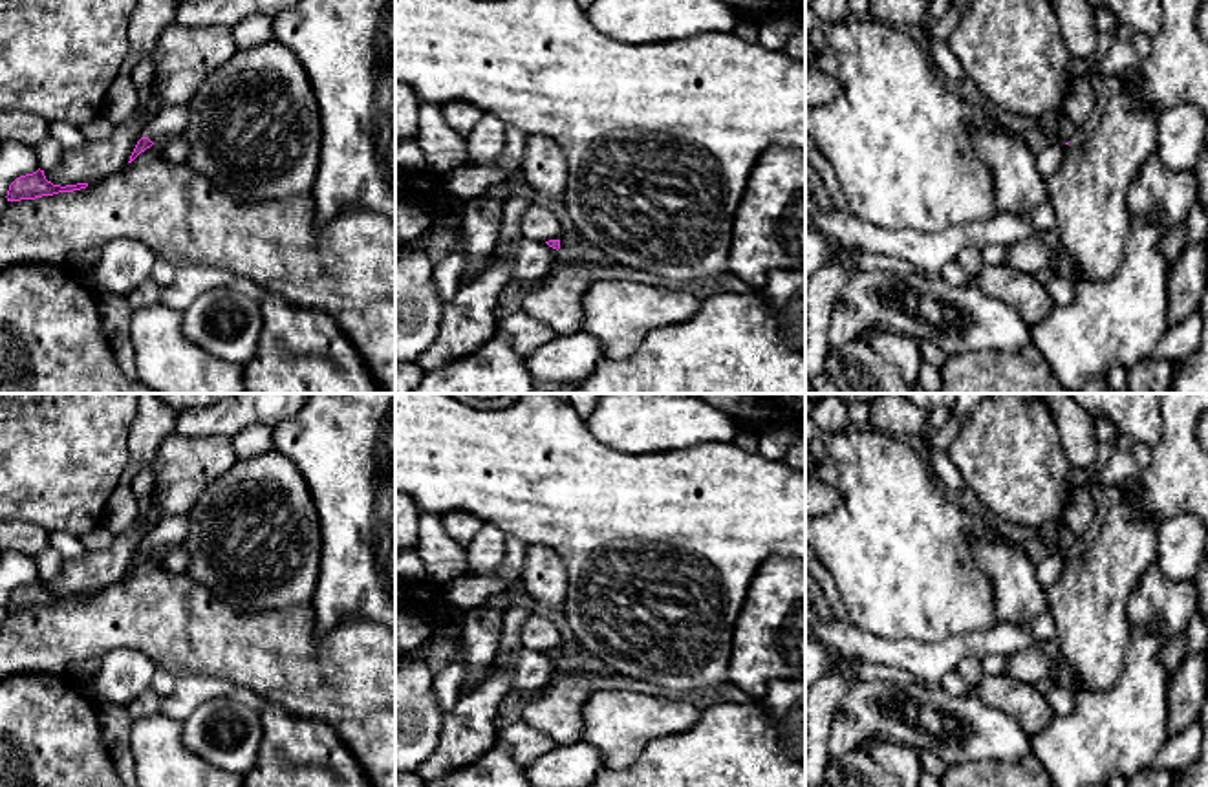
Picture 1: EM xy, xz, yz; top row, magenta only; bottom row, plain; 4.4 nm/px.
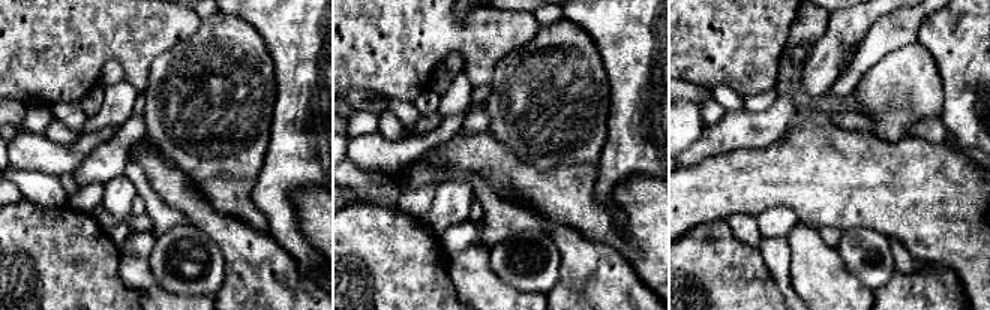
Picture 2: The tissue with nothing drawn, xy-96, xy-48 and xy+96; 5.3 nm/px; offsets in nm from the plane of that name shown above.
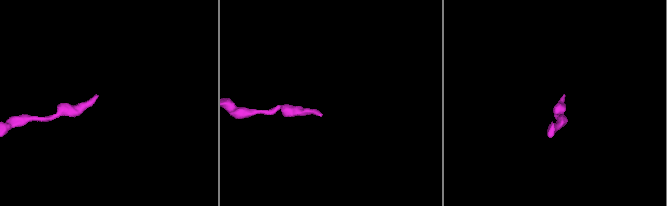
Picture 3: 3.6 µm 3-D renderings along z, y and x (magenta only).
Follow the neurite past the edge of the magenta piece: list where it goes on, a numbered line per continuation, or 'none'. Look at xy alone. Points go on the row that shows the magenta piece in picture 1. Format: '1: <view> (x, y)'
1: xy (171, 121)

